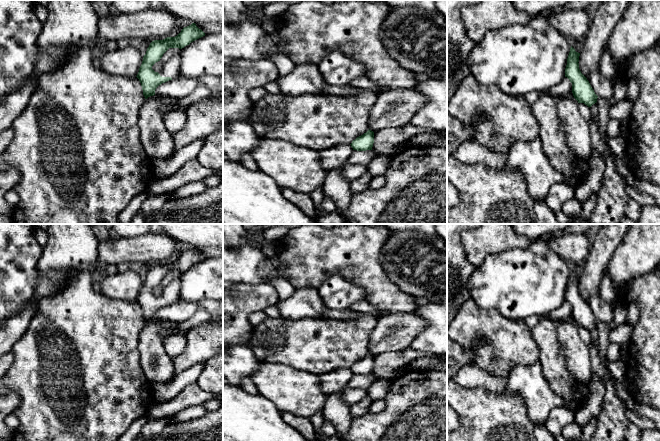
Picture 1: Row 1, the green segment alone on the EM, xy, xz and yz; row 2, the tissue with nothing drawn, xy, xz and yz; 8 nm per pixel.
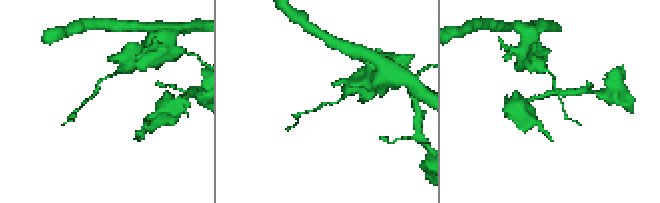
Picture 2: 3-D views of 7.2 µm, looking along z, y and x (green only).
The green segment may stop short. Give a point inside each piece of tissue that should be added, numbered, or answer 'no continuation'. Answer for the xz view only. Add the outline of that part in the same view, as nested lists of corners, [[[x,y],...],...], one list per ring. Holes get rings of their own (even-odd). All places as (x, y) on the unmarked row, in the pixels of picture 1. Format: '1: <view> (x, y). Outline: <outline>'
no continuation

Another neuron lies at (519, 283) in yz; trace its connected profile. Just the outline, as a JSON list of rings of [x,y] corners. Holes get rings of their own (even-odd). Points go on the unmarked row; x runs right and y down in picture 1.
[[[537,239],[524,249],[487,256],[469,278],[470,298],[478,307],[496,309],[508,319],[526,320],[532,315],[543,318],[565,301],[570,272],[571,266],[542,239]]]

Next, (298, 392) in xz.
[[[263,363],[251,376],[261,396],[271,401],[281,413],[310,418],[323,412],[328,396],[322,391],[318,375],[284,364]]]

